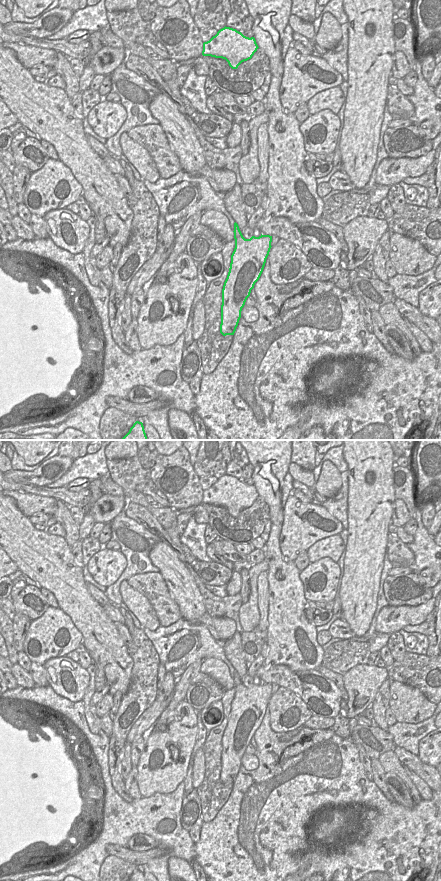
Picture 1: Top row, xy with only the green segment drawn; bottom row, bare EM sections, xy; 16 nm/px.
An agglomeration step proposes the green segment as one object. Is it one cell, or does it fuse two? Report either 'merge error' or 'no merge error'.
no merge error

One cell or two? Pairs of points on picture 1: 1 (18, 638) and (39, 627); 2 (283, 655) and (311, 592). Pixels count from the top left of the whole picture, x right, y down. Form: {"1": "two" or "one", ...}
{"1": "two", "2": "two"}

